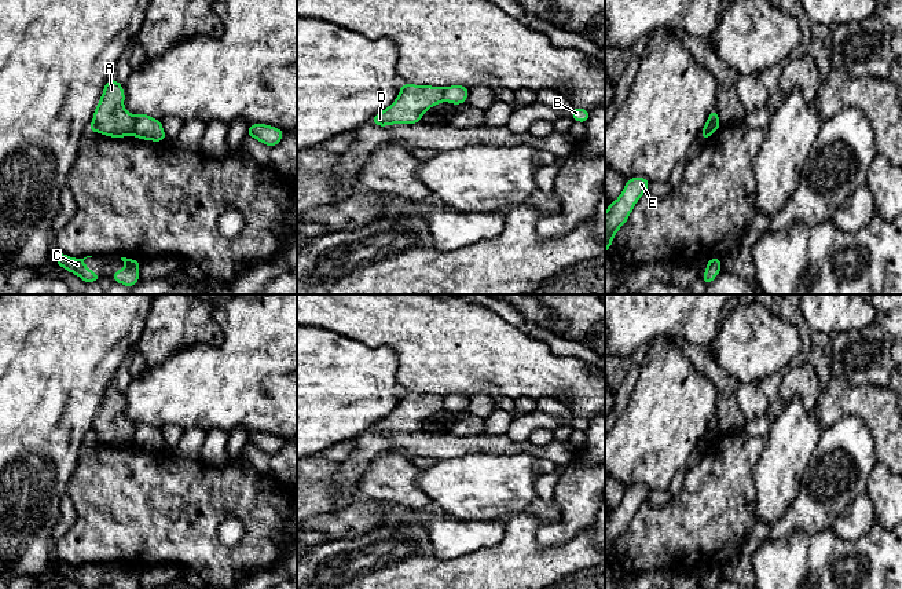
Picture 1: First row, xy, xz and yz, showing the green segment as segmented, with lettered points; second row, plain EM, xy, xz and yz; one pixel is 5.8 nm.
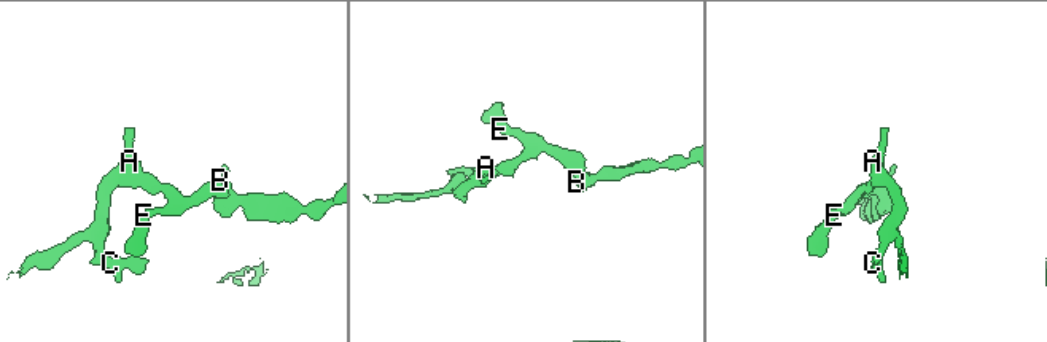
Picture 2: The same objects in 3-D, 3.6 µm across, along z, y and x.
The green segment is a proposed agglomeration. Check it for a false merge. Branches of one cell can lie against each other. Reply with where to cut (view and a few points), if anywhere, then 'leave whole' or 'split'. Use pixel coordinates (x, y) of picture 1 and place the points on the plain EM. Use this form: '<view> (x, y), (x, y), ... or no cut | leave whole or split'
xy (134, 425), (134, 439), (131, 442) | split

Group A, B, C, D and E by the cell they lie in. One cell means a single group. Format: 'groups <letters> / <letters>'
groups A C D / B E

